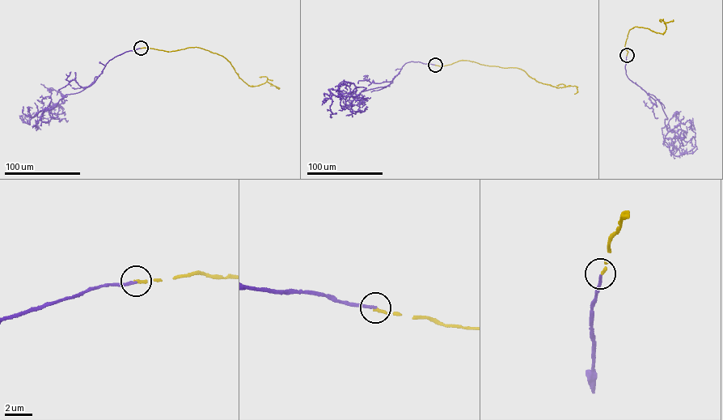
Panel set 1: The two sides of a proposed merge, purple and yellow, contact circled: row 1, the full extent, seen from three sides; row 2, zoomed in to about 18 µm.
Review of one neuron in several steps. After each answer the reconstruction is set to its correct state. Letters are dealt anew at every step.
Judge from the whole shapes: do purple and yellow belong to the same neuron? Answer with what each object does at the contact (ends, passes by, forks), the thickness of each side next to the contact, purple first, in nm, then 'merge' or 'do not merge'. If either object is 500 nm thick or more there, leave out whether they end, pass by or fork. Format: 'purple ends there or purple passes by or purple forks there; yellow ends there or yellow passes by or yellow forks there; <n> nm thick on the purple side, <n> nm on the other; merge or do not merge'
purple ends there; yellow ends there; 200 nm thick on the purple side, 200 nm on the other; merge

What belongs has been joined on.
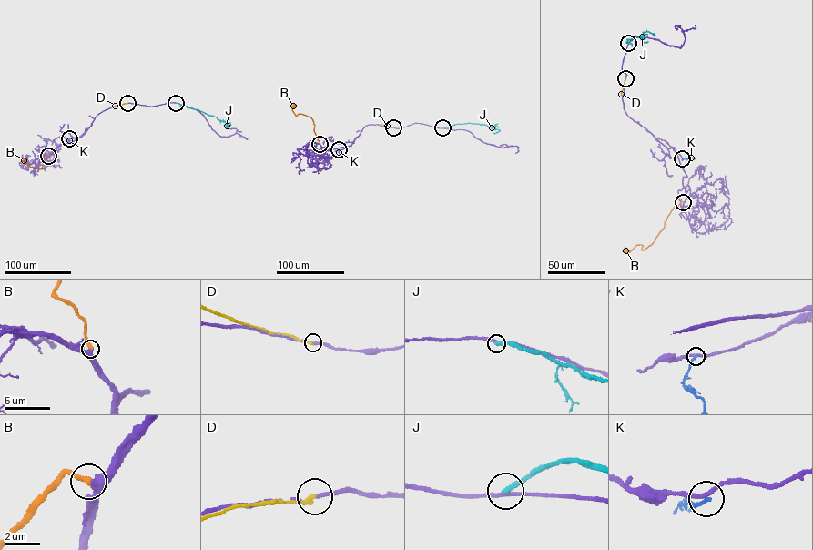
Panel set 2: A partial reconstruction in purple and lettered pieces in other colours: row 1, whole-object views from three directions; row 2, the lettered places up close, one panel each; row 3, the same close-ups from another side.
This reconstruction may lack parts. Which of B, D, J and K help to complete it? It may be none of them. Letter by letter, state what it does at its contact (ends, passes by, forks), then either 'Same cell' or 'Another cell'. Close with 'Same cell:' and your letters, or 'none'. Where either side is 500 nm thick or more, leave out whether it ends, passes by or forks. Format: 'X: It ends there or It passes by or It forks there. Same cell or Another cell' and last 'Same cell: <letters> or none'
B: It ends there. Same cell
D: It ends there. Another cell
J: It ends there. Another cell
K: It ends there. Another cell
Same cell: B

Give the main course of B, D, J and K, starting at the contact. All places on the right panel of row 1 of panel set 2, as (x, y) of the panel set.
B: (683, 201), (671, 211), (665, 227), (652, 244), (642, 250), (643, 246), (637, 244), (629, 250), (622, 250)
D: (625, 78), (621, 95)
J: (628, 43), (627, 39), (640, 37), (646, 31), (654, 36)
K: (682, 158), (696, 158)

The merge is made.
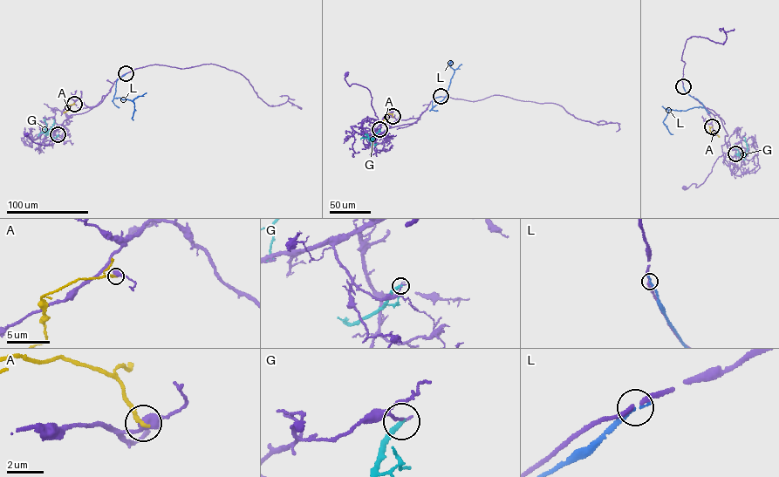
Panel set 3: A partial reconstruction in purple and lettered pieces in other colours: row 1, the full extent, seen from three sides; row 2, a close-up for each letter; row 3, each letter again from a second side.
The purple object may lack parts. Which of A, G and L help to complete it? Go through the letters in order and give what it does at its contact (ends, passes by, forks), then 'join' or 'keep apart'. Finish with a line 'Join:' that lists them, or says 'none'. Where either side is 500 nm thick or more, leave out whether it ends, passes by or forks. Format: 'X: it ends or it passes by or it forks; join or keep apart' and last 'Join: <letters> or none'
A: it ends; keep apart
G: it ends; keep apart
L: it ends; keep apart
Join: none

